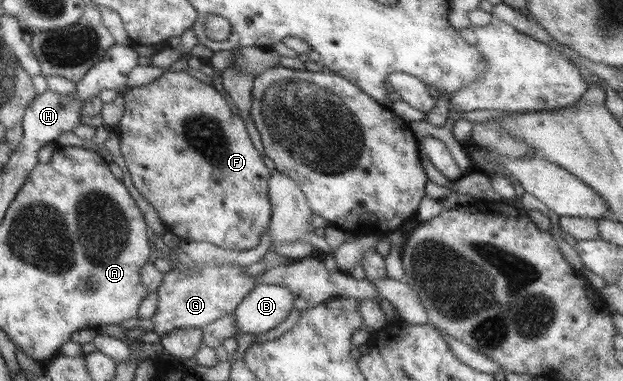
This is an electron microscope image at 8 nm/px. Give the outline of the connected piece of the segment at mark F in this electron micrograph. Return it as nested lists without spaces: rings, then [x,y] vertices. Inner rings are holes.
[[[166,70],[152,83],[135,88],[127,87],[122,94],[125,97],[125,112],[116,128],[121,139],[121,153],[130,171],[133,184],[143,197],[155,207],[167,231],[174,233],[174,235],[185,241],[207,241],[222,247],[222,249],[244,251],[256,247],[261,238],[267,233],[271,222],[272,204],[269,200],[269,181],[272,165],[254,149],[244,120],[238,114],[232,112],[224,95],[216,90],[214,86],[198,80],[187,73],[186,70]]]

